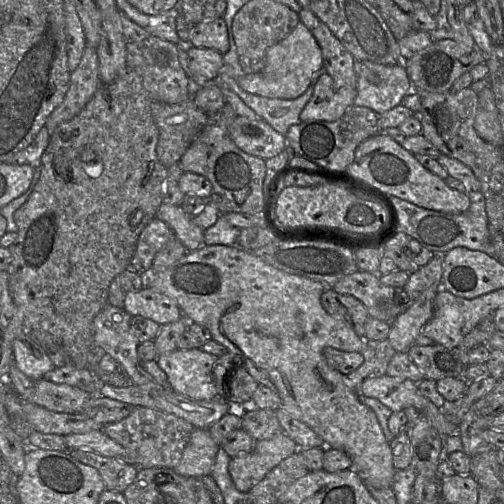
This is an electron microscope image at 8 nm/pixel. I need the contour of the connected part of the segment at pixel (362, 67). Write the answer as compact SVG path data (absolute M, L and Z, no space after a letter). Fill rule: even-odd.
M356 61L357 95L354 106L367 107L381 115L401 105L404 97L413 90L404 62L383 65L370 61ZM370 73L380 76L379 84L367 80Z

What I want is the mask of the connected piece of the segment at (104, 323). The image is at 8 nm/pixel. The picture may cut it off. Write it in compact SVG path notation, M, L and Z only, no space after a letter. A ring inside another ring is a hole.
M106 305L93 320L96 344L98 343L99 347L124 367L133 384L139 387L151 387L151 389L169 388L157 384L153 377L143 369L137 353L139 341L130 330L131 317L132 315L122 308Z

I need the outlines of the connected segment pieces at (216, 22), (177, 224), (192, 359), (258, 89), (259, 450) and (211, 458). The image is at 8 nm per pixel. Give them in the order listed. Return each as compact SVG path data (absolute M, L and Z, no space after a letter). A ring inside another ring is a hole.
M223 18L207 20L190 27L188 45L215 49L222 54L229 50L229 32Z
M163 203L157 210L156 218L170 227L188 251L197 250L204 245L204 230L193 222L191 215L181 206Z
M194 348L190 350L176 349L161 354L156 361L158 366L166 373L168 385L173 391L196 401L211 401L219 398L214 377L217 358L217 356L209 354L201 348Z
M300 22L286 38L267 50L265 66L260 72L243 75L237 81L243 90L251 94L268 98L295 99L307 90L313 75L321 69L321 48L310 30Z
M285 433L271 439L257 441L253 451L231 458L229 474L240 492L249 492L284 459L300 451L297 444Z
M197 429L191 433L175 472L187 477L201 478L211 475L220 449L208 429Z

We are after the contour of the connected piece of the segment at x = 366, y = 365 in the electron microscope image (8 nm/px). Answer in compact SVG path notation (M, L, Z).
M388 339L383 341L367 341L366 349L361 352L364 362L353 372L346 375L348 385L357 391L367 378L387 375L388 365L397 353Z

